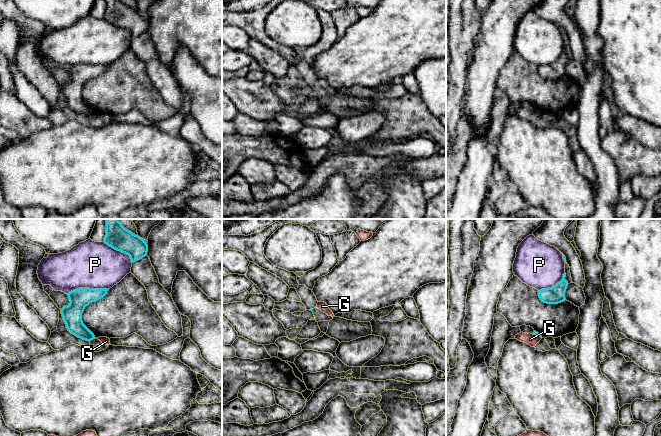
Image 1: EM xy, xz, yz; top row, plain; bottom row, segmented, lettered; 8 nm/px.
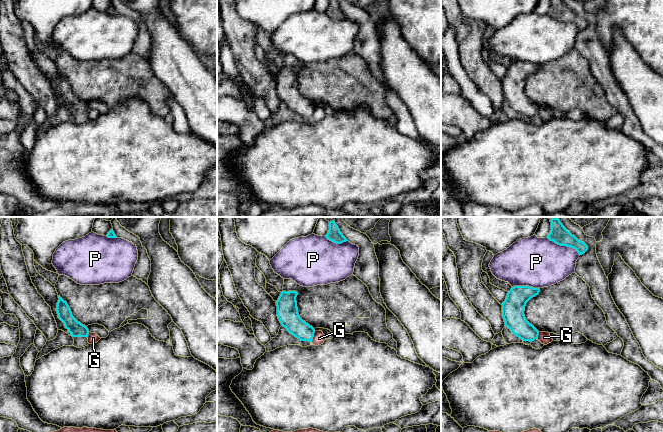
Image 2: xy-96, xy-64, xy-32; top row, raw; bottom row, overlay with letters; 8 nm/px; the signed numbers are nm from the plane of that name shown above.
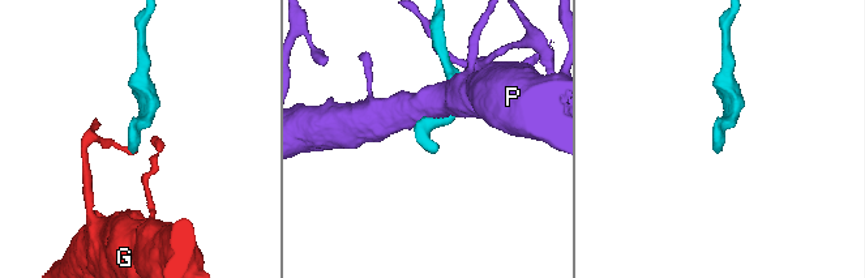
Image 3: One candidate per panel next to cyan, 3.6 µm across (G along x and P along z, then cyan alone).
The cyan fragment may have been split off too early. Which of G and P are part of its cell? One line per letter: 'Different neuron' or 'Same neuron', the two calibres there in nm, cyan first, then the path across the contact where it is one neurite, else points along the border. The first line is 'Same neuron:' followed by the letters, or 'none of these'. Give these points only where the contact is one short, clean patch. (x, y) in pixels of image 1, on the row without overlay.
Same neuron: none of these
G: Different neuron. Thickness 30 nm (cyan) against 90 nm. Boundary: yz (532, 110), (541, 114)
P: Different neuron. Thickness 160 nm (cyan) against 380 nm

